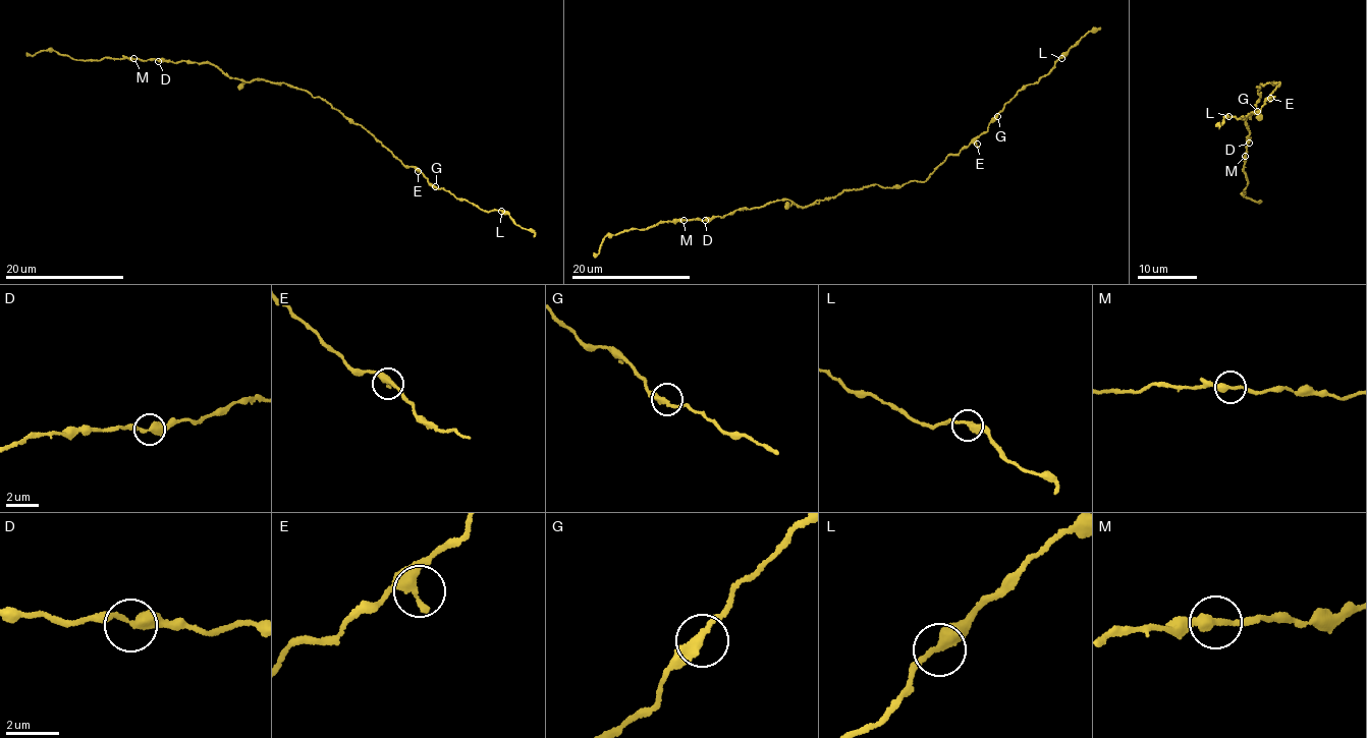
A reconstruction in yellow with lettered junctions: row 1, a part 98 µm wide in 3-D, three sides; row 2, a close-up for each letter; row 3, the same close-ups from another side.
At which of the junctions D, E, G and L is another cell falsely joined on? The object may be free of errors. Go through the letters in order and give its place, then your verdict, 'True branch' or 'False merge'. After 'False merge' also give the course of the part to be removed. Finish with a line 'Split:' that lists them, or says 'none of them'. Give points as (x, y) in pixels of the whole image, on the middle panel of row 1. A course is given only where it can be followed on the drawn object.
D: Place: (705, 220). True branch
E: Place: (977, 144). True branch
G: Place: (997, 116). True branch
L: Place: (1061, 58). True branch
Split: none of them

